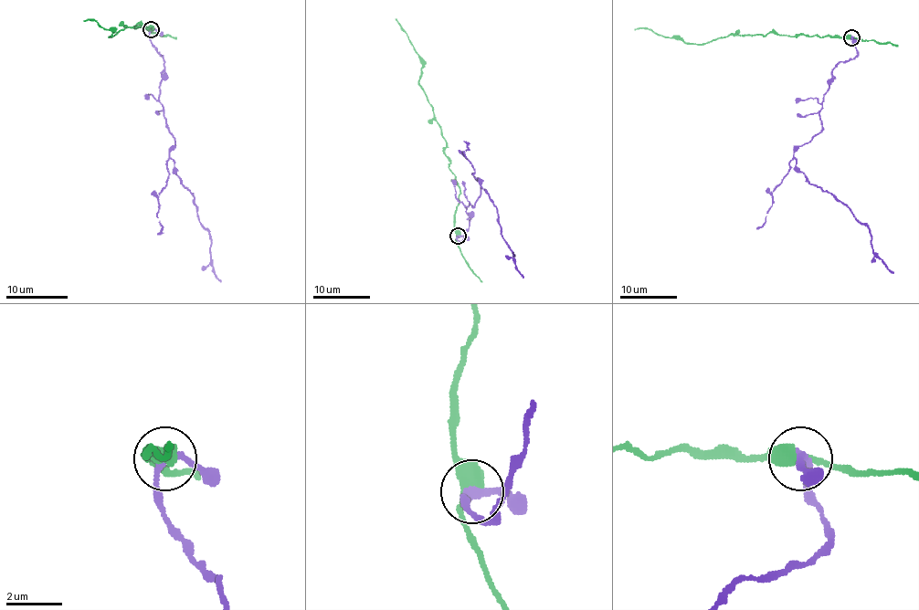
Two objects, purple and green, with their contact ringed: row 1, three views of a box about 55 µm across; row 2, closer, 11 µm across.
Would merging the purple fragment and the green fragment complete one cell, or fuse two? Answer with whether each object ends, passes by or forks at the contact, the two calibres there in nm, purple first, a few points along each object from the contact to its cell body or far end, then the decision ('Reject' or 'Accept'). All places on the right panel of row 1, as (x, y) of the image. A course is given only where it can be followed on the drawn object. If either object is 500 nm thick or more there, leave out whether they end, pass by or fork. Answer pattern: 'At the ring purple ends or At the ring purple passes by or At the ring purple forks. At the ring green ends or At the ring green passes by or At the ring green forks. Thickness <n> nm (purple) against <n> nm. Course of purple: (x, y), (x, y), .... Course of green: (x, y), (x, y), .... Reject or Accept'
At the ring purple passes by. At the ring green passes by. Thickness 320 nm (purple) against 440 nm. Course of purple: (851, 37), (857, 54), (832, 69), (821, 131), (794, 152), (796, 167), (867, 226), (872, 251), (892, 273). Course of green: (851, 37), (789, 36), (769, 32), (728, 35), (703, 44), (685, 44), (681, 39), (648, 29), (635, 29). Reject

